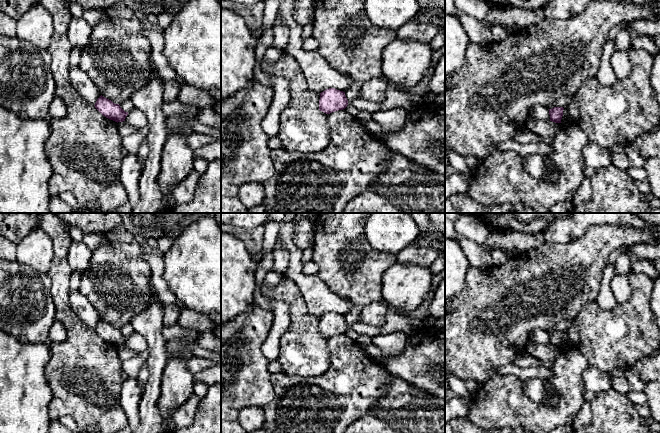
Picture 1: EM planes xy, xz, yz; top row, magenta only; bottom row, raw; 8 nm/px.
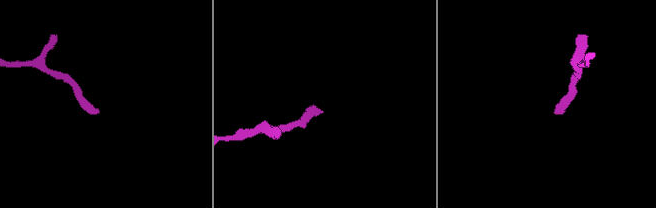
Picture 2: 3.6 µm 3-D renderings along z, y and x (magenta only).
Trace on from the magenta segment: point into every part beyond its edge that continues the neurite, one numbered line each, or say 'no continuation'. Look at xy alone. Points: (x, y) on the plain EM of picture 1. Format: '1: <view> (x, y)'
no continuation

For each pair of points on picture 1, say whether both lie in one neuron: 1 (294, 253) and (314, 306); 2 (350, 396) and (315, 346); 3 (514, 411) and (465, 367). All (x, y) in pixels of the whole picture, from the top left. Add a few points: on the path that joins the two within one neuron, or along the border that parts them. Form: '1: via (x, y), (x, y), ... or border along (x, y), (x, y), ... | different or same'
1: via (295, 266), (295, 273), (314, 293) | same
2: border along (328, 343), (329, 367), (322, 374), (309, 377) | different
3: border along (496, 373), (480, 385) | different

